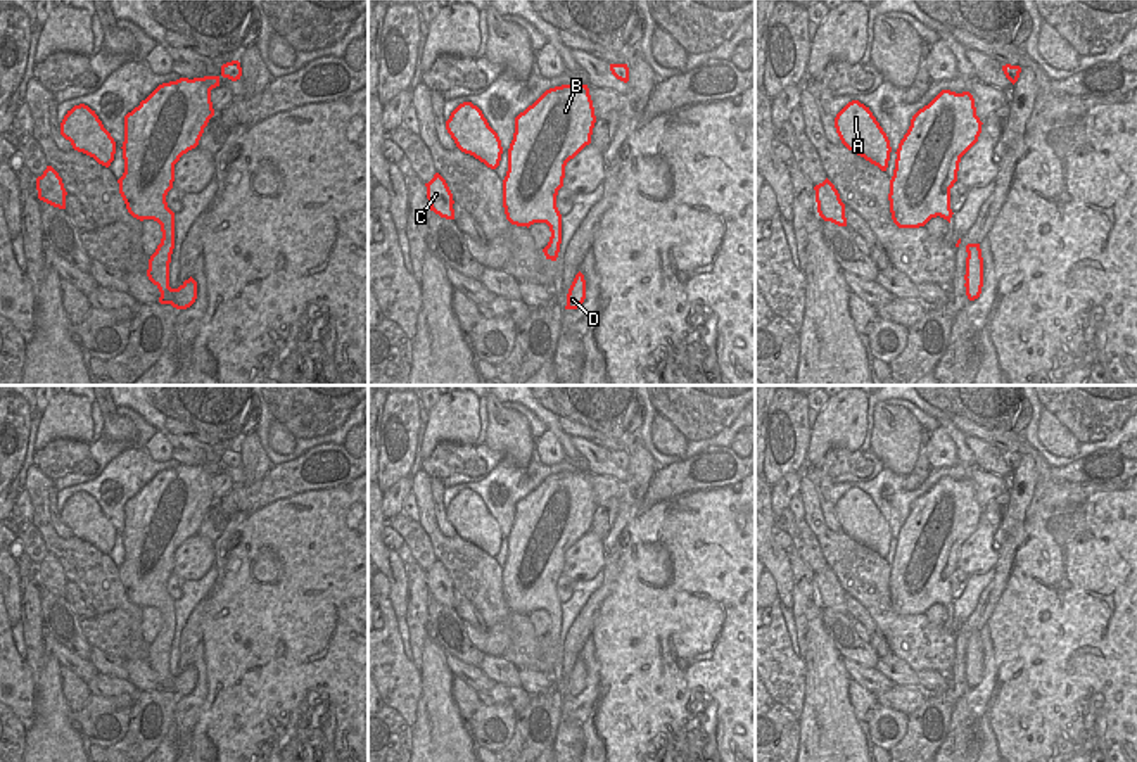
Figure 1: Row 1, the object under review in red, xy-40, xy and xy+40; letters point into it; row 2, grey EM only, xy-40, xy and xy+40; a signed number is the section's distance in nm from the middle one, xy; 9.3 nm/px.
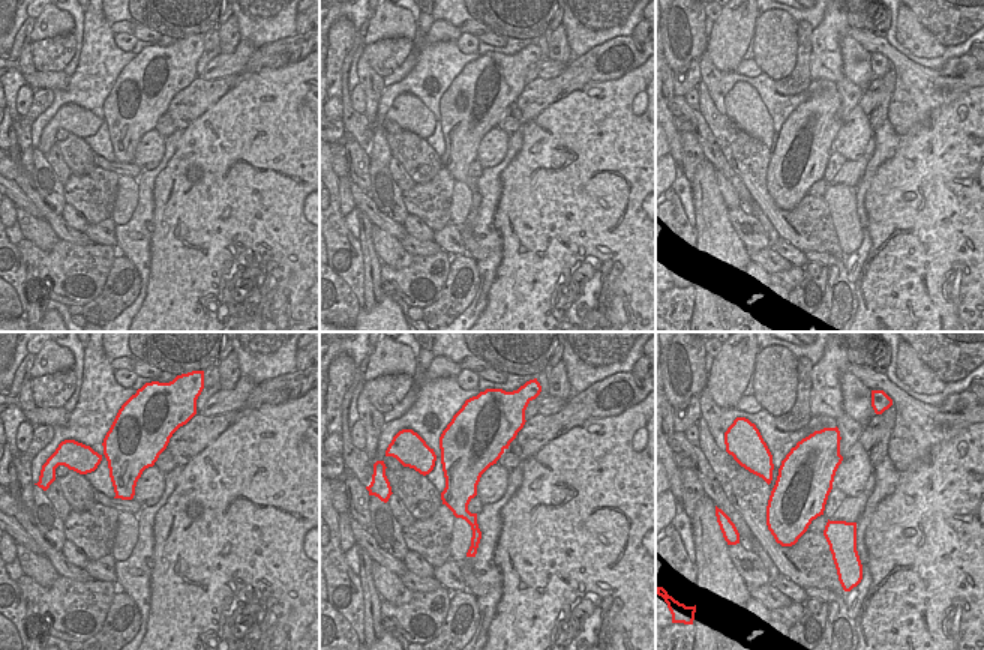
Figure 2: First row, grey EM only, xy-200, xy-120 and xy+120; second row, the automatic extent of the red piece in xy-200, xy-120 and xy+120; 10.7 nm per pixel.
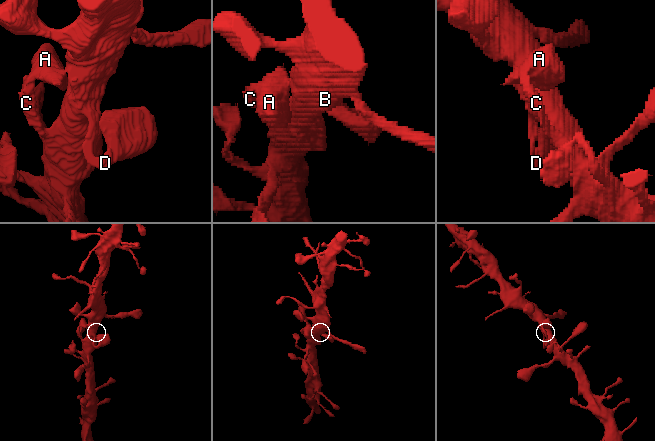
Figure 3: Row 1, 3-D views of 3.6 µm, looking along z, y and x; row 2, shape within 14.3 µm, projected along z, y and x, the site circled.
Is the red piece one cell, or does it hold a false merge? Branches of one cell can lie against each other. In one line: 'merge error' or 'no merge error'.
no merge error

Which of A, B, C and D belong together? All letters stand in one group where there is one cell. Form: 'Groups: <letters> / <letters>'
Groups: A B C D

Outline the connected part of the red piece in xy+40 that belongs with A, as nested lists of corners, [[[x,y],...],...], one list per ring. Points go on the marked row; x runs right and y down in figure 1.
[[[859,100],[848,102],[836,114],[835,128],[848,150],[886,171],[892,152],[890,140],[869,107]]]

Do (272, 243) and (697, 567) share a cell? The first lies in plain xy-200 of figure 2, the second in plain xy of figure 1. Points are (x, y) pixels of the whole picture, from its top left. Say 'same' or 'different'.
same

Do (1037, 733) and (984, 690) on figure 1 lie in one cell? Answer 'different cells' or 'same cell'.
different cells

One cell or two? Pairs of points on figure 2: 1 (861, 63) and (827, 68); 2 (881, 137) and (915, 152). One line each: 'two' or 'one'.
1: two
2: two

